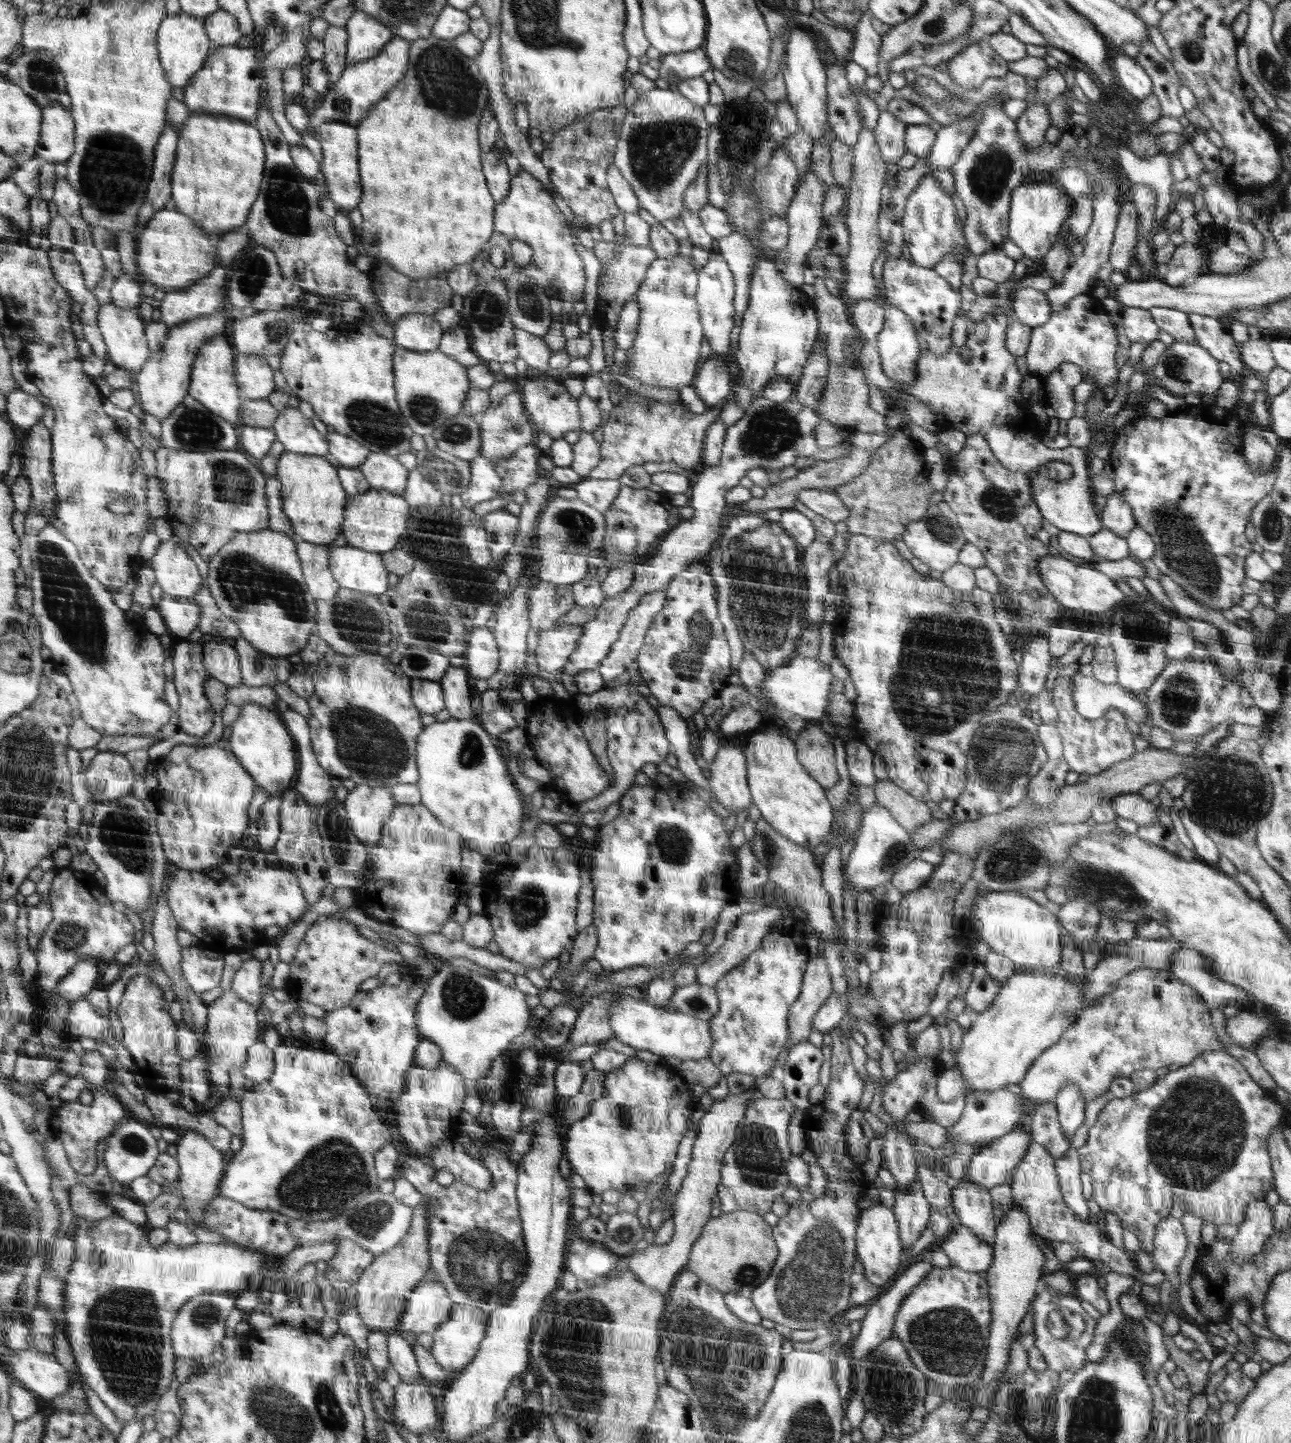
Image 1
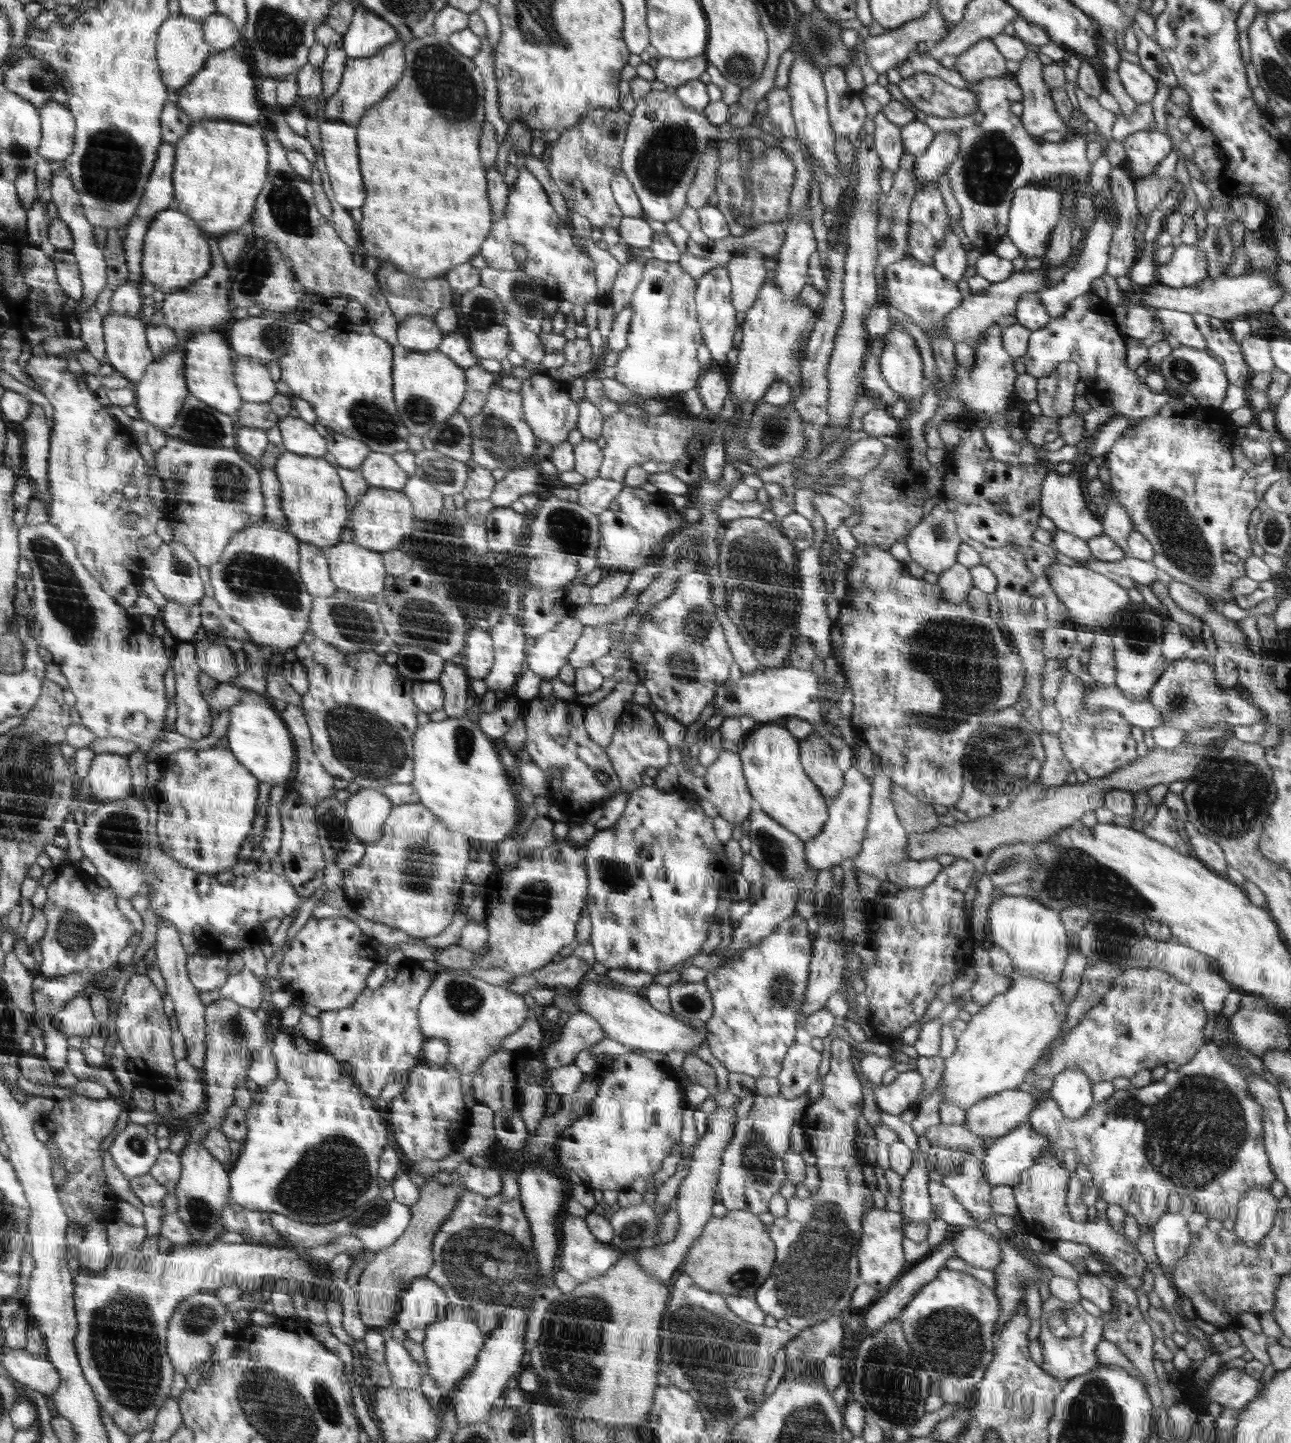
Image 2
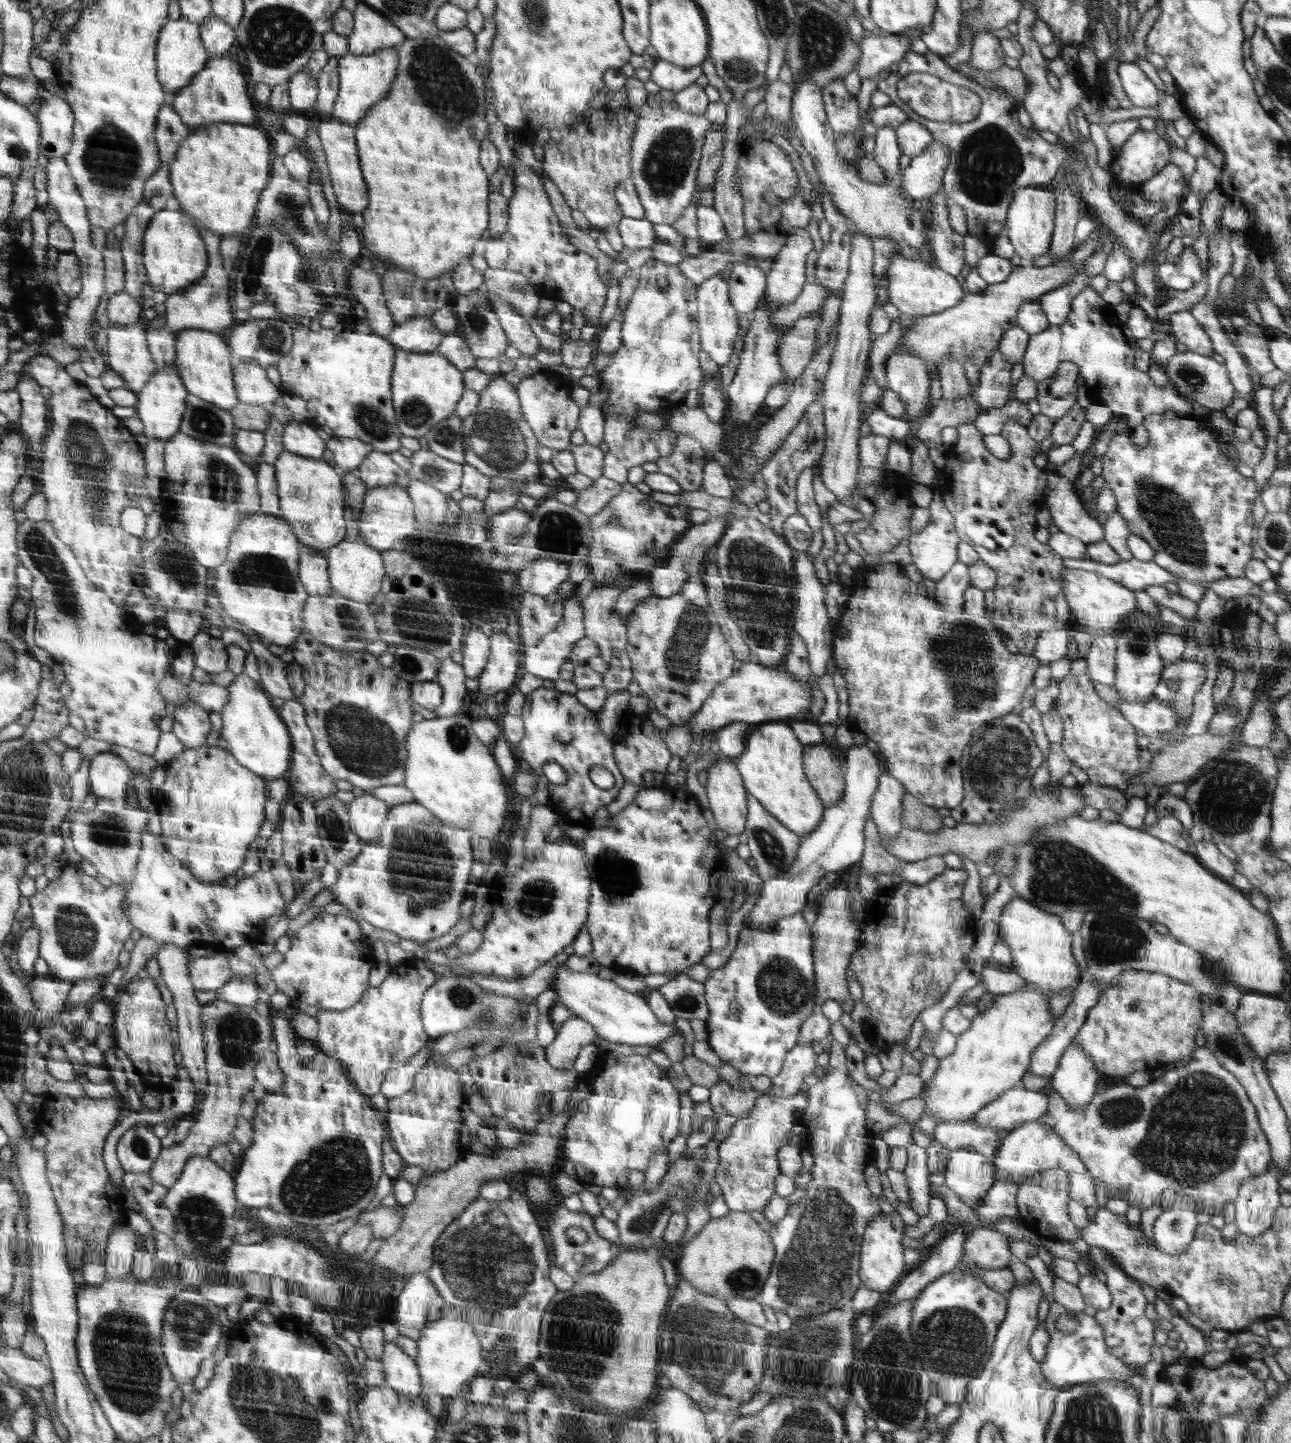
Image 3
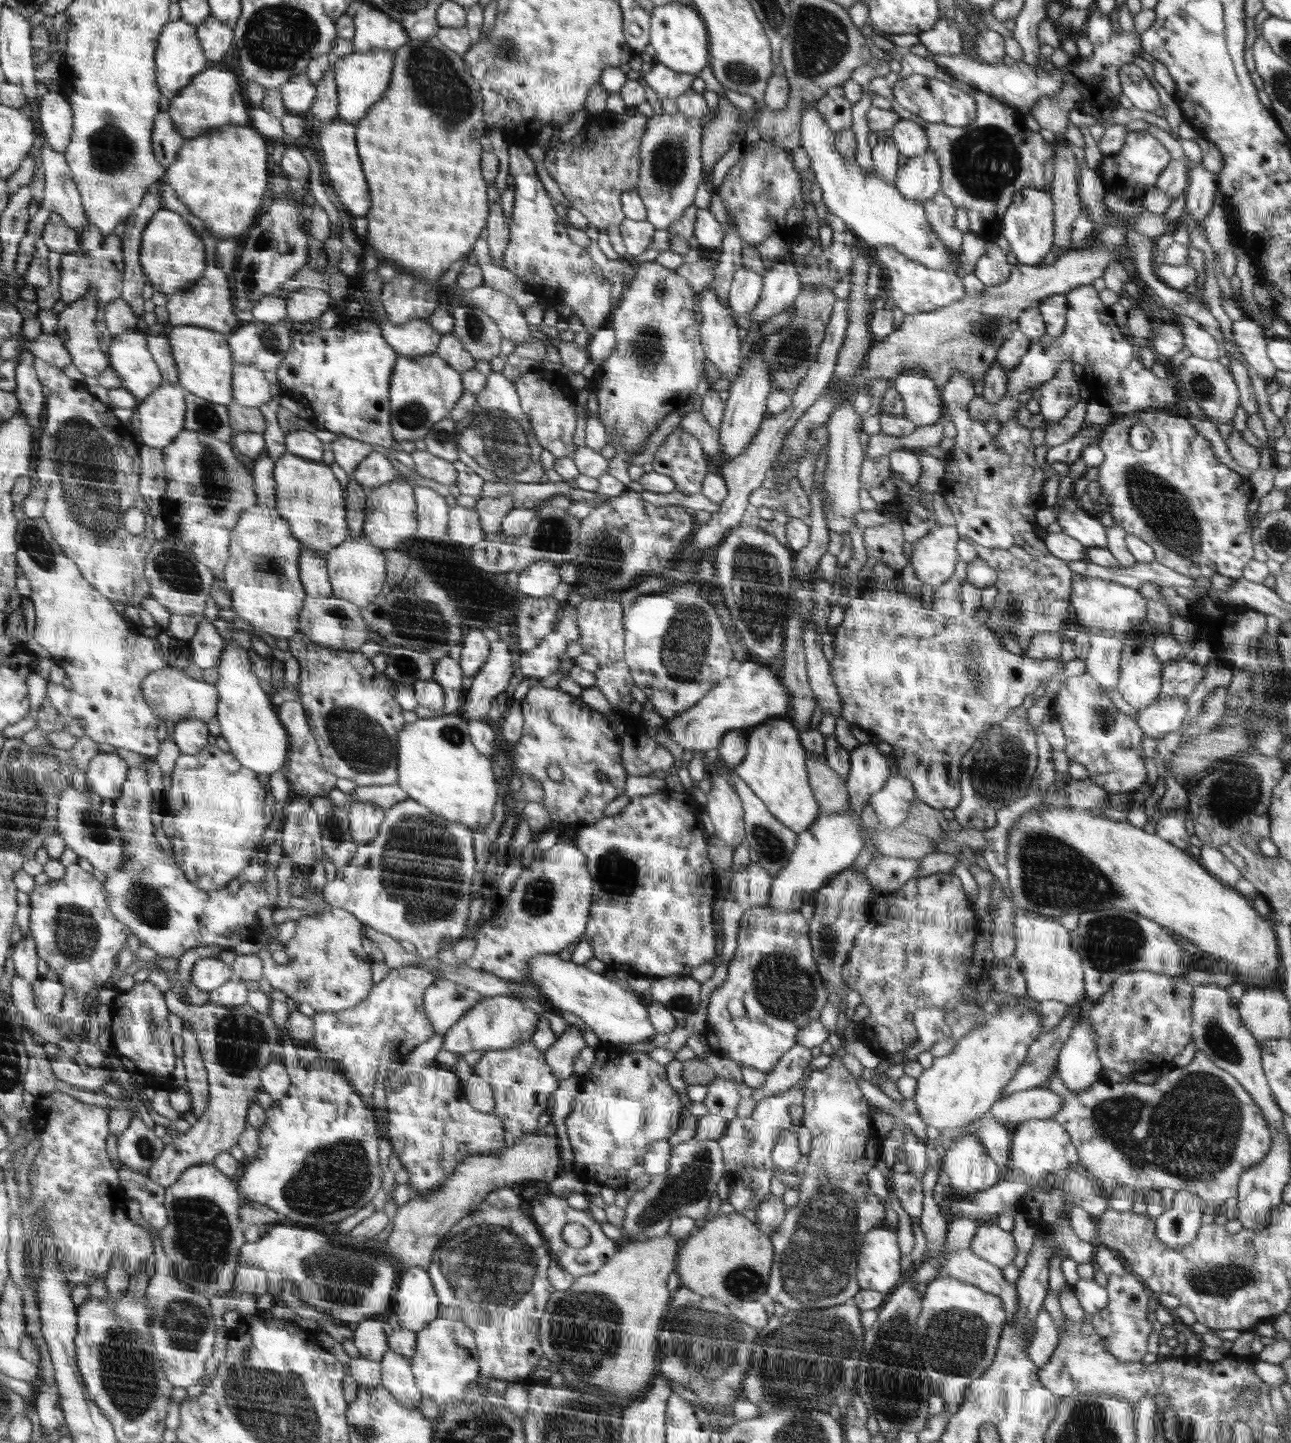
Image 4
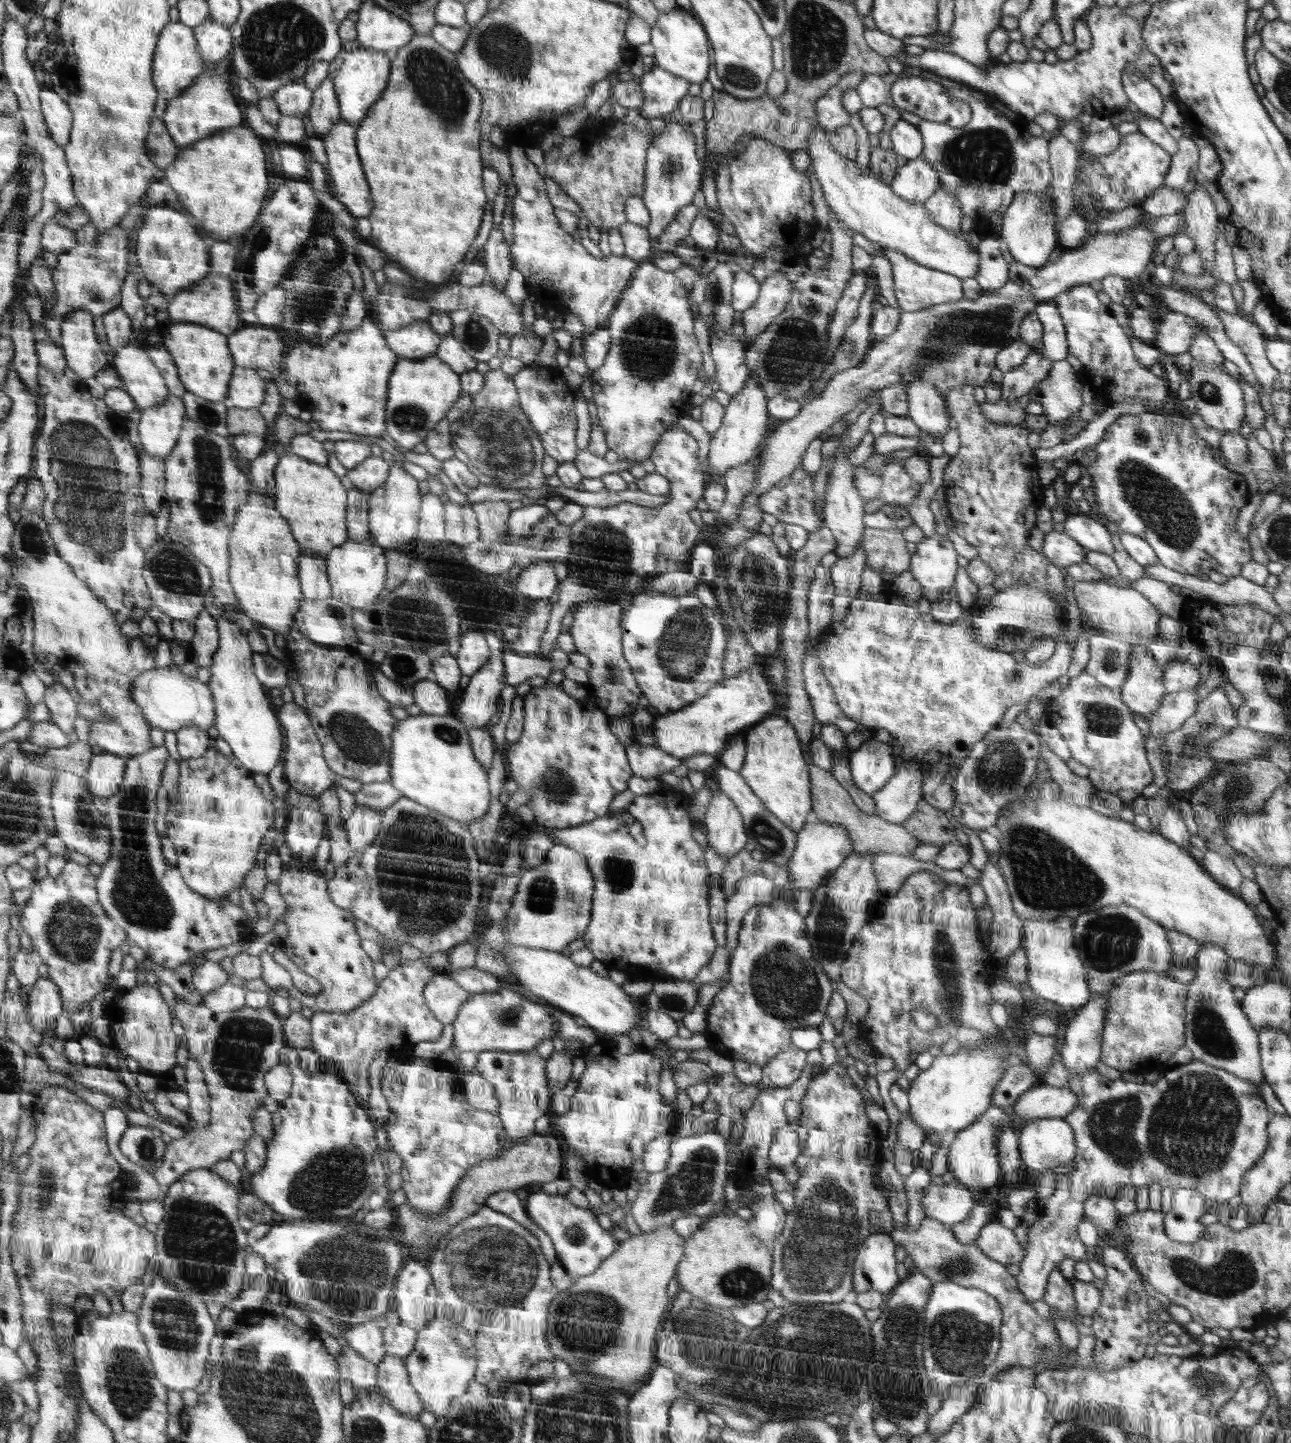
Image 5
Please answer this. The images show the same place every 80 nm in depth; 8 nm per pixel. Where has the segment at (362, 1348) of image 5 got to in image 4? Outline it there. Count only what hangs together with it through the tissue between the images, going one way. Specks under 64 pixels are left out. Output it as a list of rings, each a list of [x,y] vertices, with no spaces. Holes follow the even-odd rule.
[[[377,1318],[359,1322],[353,1332],[356,1348],[368,1360],[379,1361],[389,1348],[384,1322]]]

